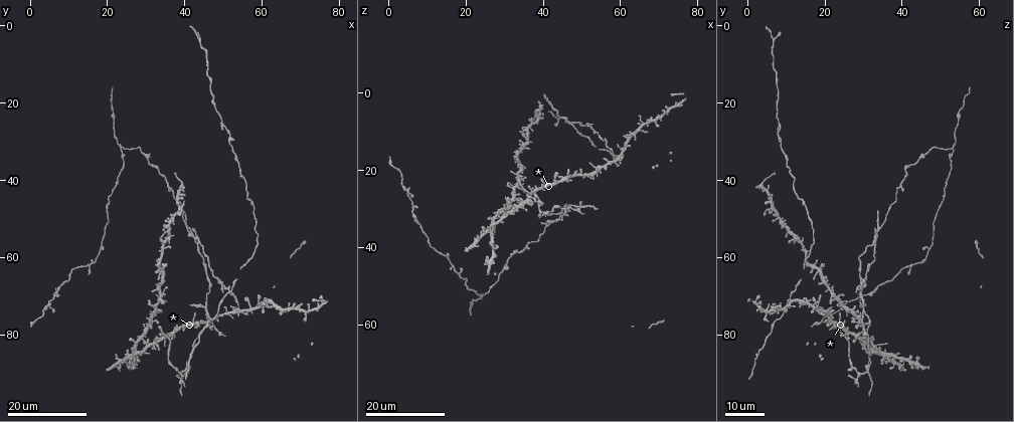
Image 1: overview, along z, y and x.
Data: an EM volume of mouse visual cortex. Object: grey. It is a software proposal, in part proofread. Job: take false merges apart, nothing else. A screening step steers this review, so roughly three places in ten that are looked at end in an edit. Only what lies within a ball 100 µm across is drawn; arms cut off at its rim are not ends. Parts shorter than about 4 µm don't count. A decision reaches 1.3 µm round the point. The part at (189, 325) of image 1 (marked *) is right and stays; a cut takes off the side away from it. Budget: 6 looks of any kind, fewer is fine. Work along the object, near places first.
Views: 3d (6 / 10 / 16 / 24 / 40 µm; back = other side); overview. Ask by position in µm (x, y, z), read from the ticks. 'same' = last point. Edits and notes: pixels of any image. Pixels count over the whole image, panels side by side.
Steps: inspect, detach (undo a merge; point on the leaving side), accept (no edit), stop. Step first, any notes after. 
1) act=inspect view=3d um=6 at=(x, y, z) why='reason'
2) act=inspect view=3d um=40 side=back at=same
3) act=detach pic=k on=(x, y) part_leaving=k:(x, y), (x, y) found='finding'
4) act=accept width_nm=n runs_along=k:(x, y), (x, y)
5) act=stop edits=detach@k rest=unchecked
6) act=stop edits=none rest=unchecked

act=inspect view=3d um=24 at=(65.5, 73.5, 10.0) why='a fork'

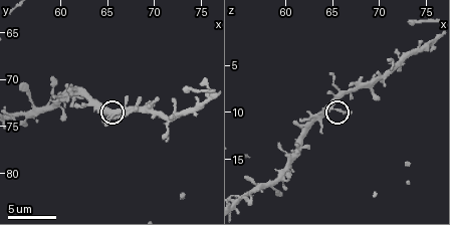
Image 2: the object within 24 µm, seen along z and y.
act=inspect view=3d um=10 at=(64.8, 73.4, 9.2)

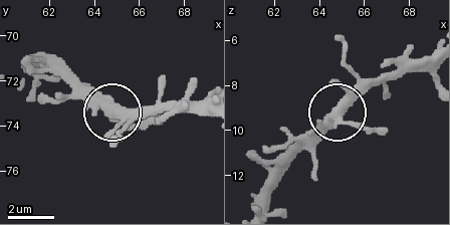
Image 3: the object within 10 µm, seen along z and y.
act=inspect view=3d um=6 at=(64.8, 73.6, 9.4)

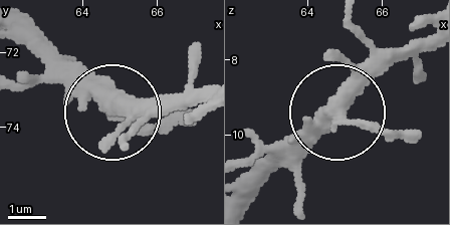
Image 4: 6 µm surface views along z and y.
act=accept runs_along=4:(244, 201), (331, 122), (414, 141) found='all the same neuron'

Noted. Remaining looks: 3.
act=inspect view=3d um=16 at=(57.4, 73.2, 17.6) why='side arm on a straight run'

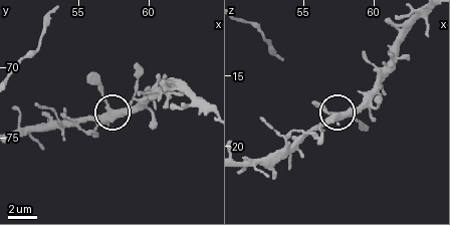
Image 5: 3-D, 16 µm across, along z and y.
act=inspect view=3d um=16 side=back at=(57.4, 73.0, 17.8) why='other side'

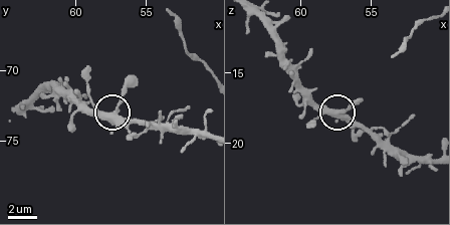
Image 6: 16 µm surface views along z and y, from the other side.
act=accept runs_along=6:(208, 138), (129, 123), (107, 111), (76, 111) found='one neuron here'

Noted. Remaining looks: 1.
act=stop edits=none rest=unchecked

